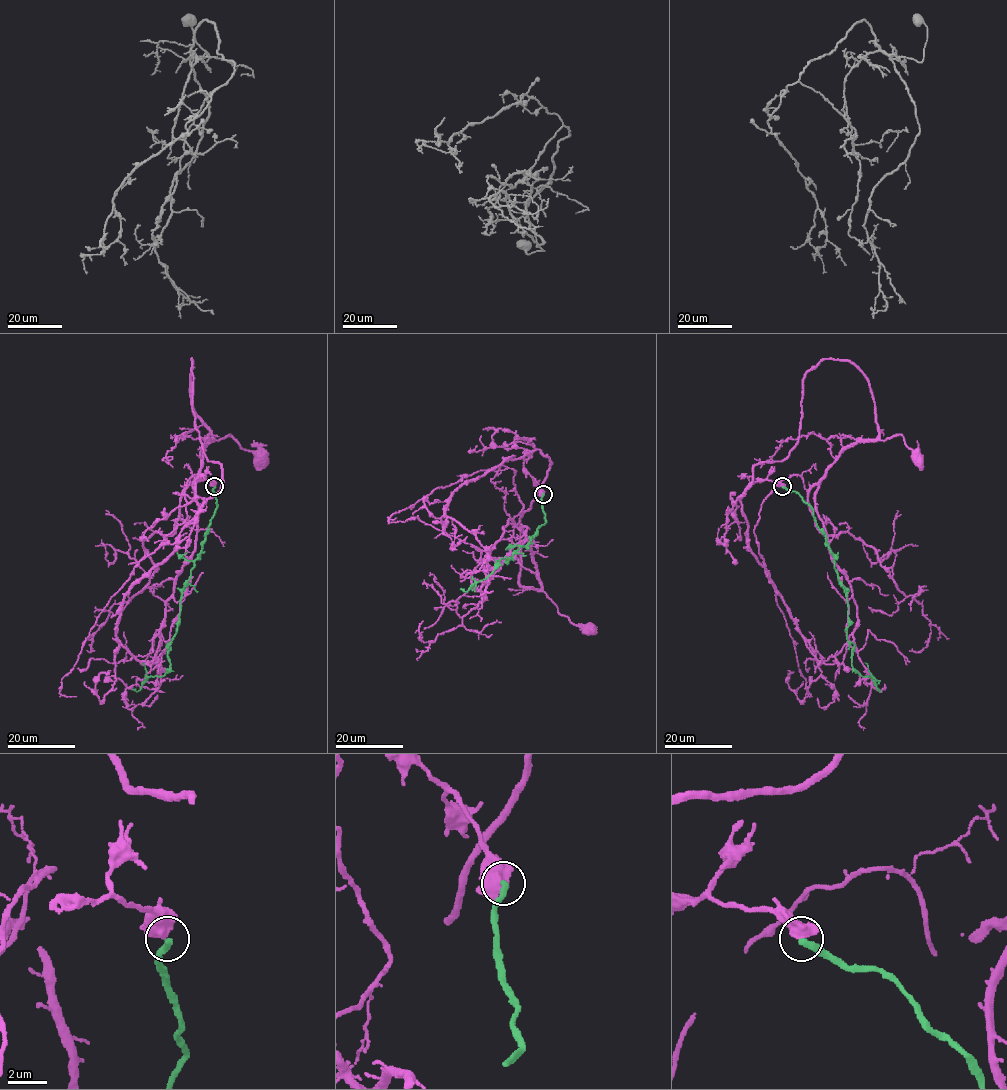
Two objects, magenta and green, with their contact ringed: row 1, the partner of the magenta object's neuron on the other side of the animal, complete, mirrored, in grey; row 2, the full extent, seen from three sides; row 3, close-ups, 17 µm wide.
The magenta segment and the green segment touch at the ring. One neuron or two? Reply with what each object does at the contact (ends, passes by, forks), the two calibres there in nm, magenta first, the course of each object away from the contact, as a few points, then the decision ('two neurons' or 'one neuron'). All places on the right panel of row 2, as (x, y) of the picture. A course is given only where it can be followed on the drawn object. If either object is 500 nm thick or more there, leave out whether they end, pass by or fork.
750/360 nm | magenta via (783, 486), (738, 498), (797, 443), (824, 359), (864, 375), (878, 437), (917, 460) | green via (783, 486), (810, 507), (825, 536), (845, 590), (851, 663), (877, 689) | two neurons

